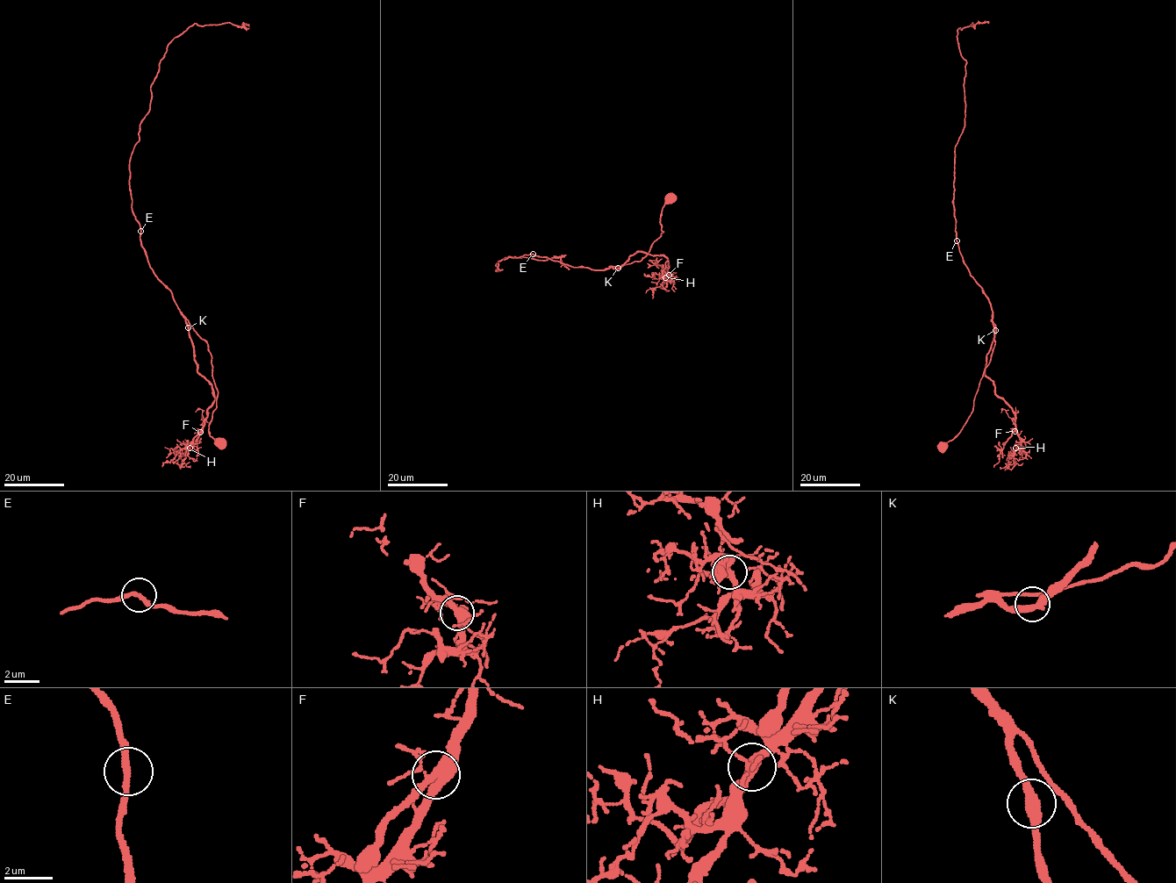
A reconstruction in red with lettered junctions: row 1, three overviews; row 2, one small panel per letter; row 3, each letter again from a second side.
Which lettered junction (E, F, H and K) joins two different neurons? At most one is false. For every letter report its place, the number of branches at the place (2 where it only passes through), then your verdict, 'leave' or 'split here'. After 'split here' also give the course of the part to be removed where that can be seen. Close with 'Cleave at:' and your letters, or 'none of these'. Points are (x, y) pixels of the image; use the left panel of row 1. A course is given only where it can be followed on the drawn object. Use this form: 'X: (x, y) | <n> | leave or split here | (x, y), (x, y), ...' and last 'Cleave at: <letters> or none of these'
E: (140, 231) | 2 | leave
F: (200, 432) | 4 | leave
H: (190, 448) | 3 | leave
K: (188, 327) | 2 | leave
Cleave at: none of these

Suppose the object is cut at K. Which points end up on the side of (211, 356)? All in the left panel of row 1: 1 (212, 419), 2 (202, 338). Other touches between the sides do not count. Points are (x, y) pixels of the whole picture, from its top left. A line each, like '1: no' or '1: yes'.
1: yes
2: yes

